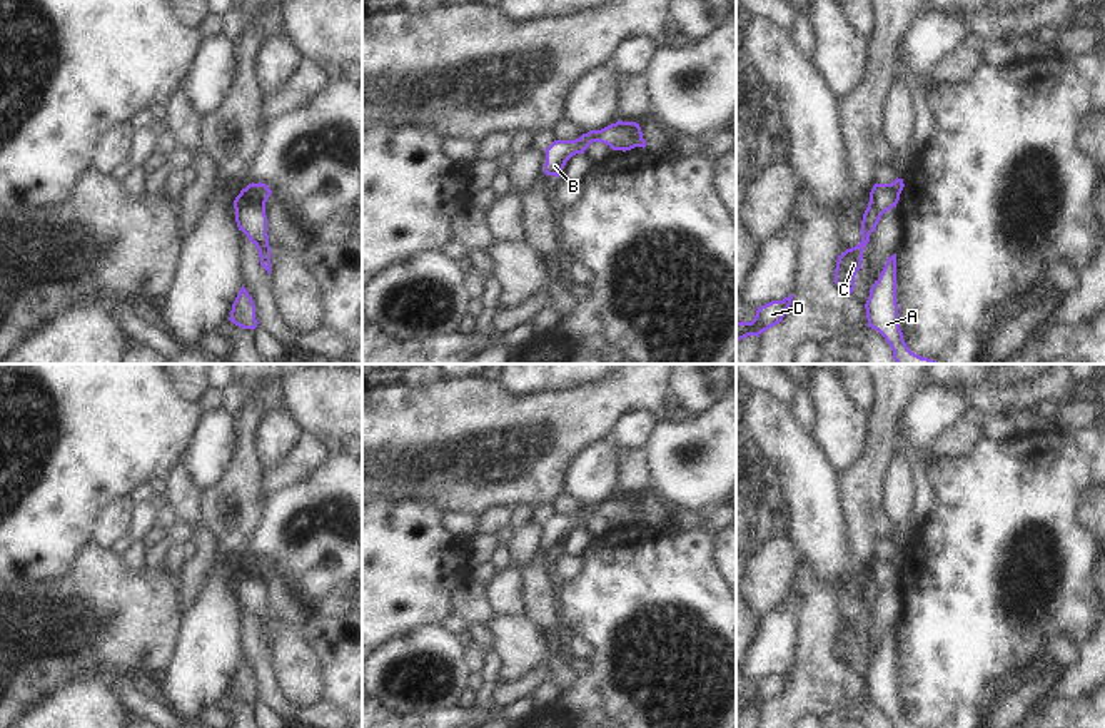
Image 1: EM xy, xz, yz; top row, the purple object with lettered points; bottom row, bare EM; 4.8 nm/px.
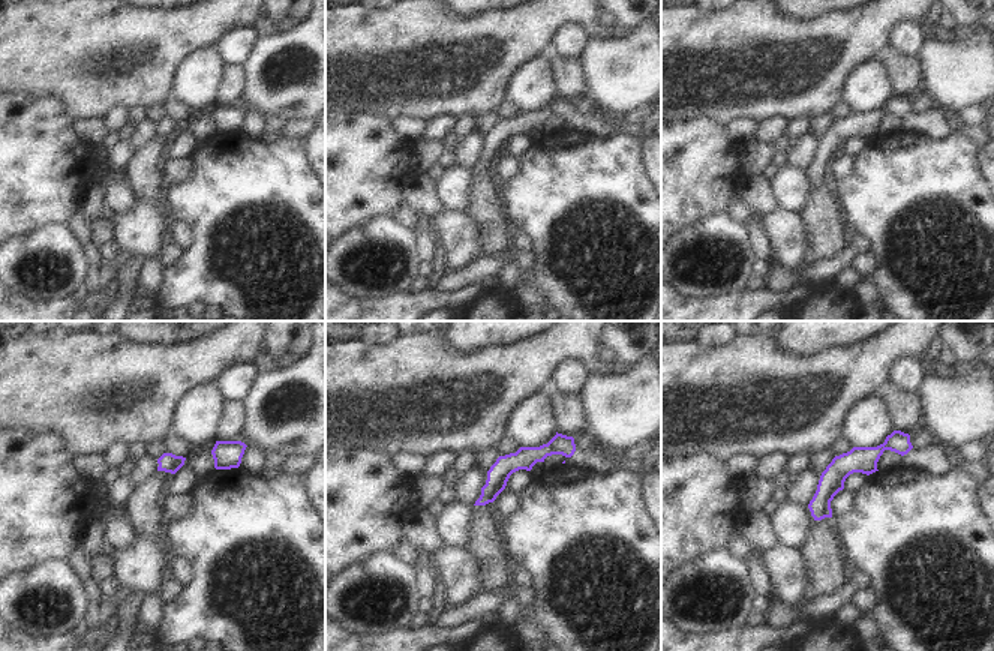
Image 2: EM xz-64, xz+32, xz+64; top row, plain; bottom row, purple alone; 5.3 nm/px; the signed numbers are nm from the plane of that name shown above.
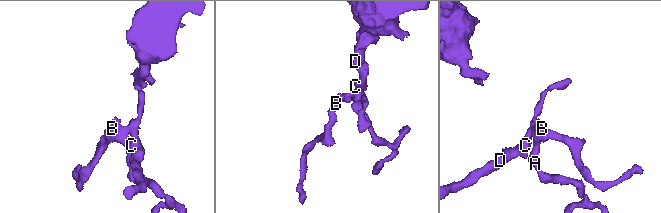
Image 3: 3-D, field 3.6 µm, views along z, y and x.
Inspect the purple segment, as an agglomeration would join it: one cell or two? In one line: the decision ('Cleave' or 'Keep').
Cleave

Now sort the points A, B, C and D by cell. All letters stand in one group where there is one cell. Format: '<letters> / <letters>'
A B / C D

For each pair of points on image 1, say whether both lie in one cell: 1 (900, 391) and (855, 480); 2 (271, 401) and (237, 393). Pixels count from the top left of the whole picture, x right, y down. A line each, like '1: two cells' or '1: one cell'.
1: one cell
2: one cell

